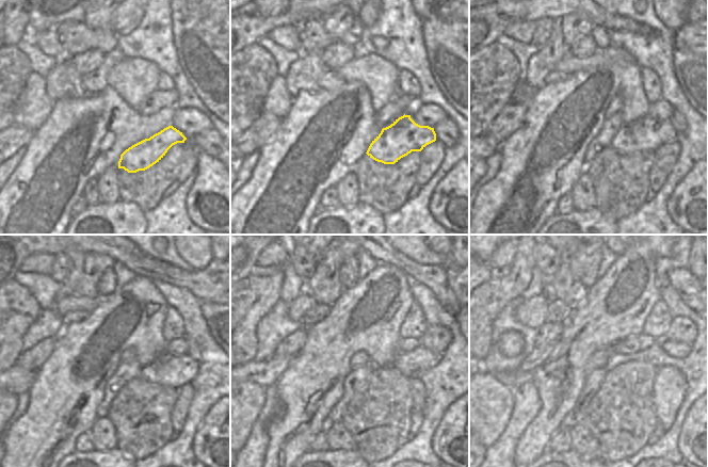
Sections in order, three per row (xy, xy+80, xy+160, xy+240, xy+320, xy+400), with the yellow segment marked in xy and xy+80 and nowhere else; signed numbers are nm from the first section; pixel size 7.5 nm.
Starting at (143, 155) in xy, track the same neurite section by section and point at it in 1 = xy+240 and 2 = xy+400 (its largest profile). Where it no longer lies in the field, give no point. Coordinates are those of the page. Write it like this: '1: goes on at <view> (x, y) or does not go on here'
1: goes on at xy+240 (175, 371)
2: goes on at xy+400 (675, 349)

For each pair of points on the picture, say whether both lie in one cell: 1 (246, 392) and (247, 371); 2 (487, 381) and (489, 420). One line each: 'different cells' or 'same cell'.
1: different cells
2: same cell

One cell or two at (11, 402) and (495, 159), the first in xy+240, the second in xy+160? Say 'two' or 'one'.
two

